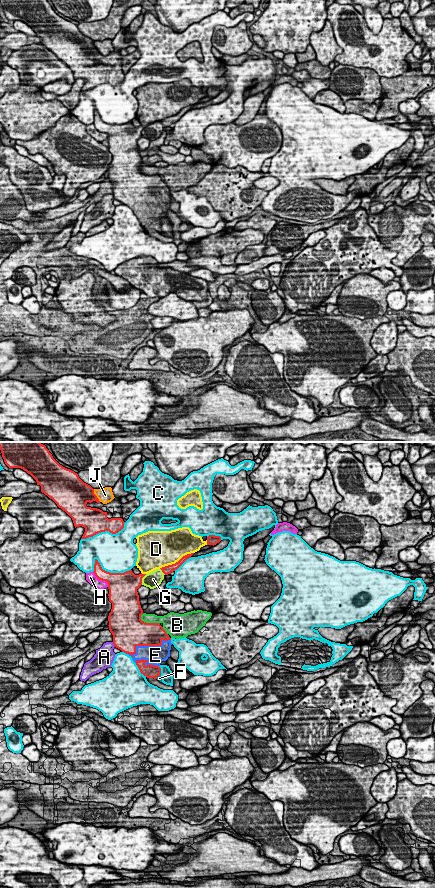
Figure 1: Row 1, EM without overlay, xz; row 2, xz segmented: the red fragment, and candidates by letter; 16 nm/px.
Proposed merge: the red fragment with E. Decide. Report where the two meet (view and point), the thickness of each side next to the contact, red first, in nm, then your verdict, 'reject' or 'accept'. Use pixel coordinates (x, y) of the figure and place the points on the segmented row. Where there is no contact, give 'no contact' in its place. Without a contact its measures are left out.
contact xz (148, 645); calibres 420 and 300 nm; accept

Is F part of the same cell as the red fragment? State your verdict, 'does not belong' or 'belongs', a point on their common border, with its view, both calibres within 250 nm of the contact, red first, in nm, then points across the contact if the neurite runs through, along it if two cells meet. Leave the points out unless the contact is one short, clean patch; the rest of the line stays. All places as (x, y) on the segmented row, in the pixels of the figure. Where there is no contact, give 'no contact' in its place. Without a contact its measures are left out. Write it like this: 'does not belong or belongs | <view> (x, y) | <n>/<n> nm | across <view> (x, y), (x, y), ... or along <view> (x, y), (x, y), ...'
belongs | xz (159, 675) | 220/70 nm | across xz (150, 671), (159, 675), (159, 678)

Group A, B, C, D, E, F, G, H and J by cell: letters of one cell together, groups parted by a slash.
A / B / C / D / E F / G / H / J

